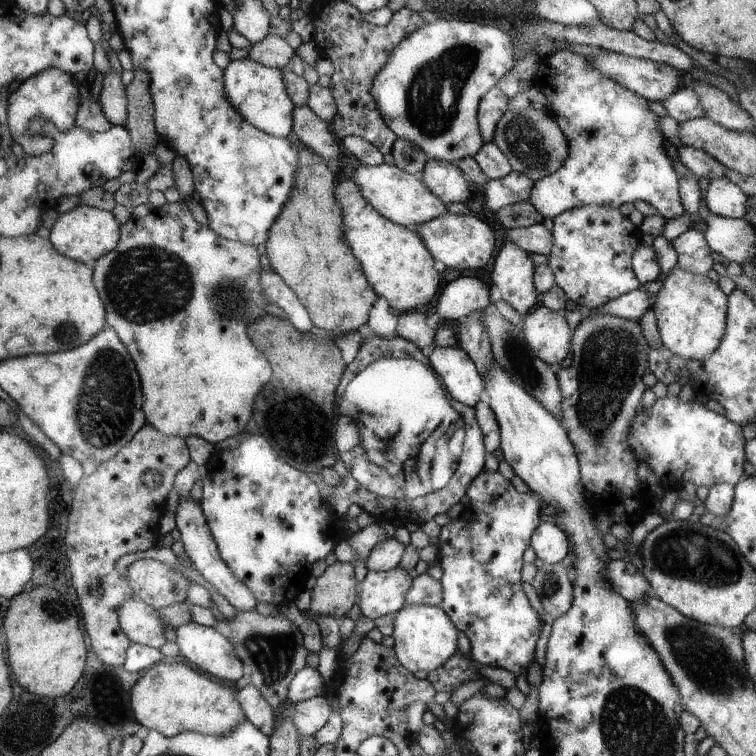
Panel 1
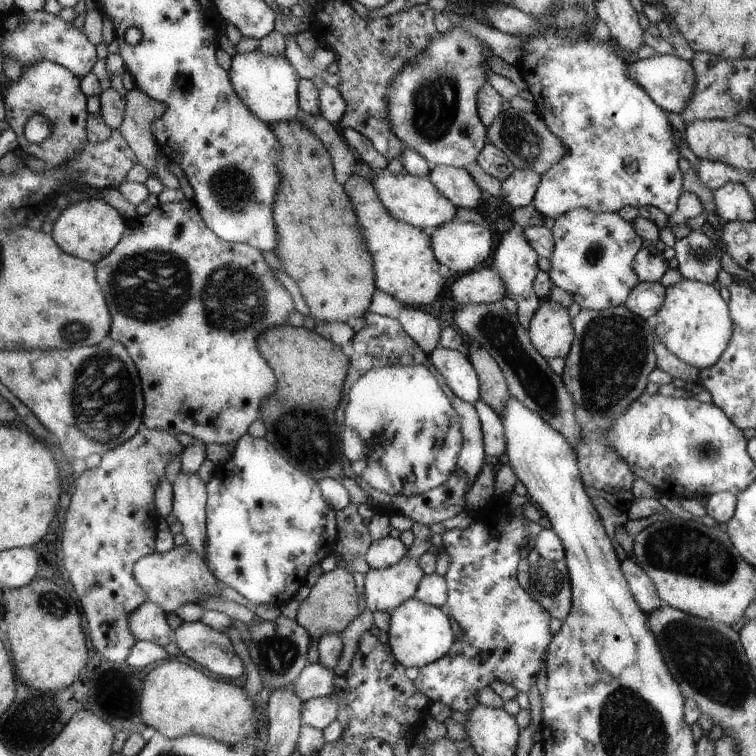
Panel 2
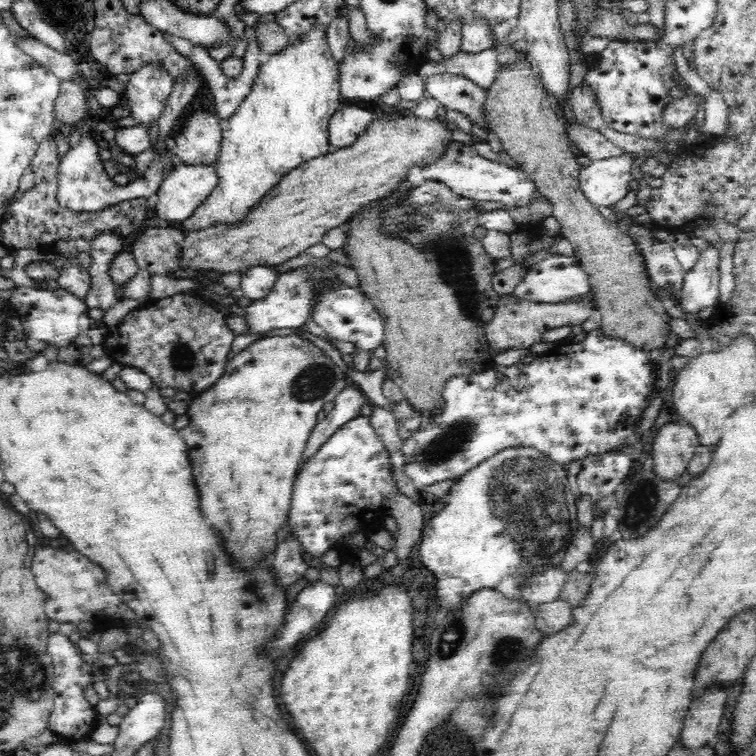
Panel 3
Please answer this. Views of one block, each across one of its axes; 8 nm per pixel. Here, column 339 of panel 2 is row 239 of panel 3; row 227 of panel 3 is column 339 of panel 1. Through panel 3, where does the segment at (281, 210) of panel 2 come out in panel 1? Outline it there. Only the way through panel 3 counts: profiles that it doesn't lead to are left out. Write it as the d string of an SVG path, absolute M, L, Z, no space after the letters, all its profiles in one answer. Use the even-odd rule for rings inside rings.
M300 140L293 142L299 148L299 172L292 191L291 199L286 203L279 218L272 223L268 235L268 242L265 244L266 254L269 262L283 279L298 294L299 299L308 312L312 312L311 320L316 320L316 328L322 328L330 332L332 336L344 336L358 330L359 326L366 324L368 312L378 300L378 293L368 281L364 273L363 265L355 256L351 245L347 240L347 226L344 225L343 206L336 197L336 178L334 170L327 161L314 149L304 146Z

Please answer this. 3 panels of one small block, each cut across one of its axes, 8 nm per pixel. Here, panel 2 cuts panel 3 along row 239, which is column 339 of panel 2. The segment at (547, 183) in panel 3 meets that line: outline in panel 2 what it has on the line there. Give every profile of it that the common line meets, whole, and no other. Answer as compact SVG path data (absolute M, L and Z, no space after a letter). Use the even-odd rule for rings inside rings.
M336 567L334 570L323 573L312 586L309 596L299 604L296 620L309 634L311 643L307 650L307 659L310 663L318 663L318 642L322 636L334 633L340 634L358 618L358 596L354 588L354 576L344 568Z

